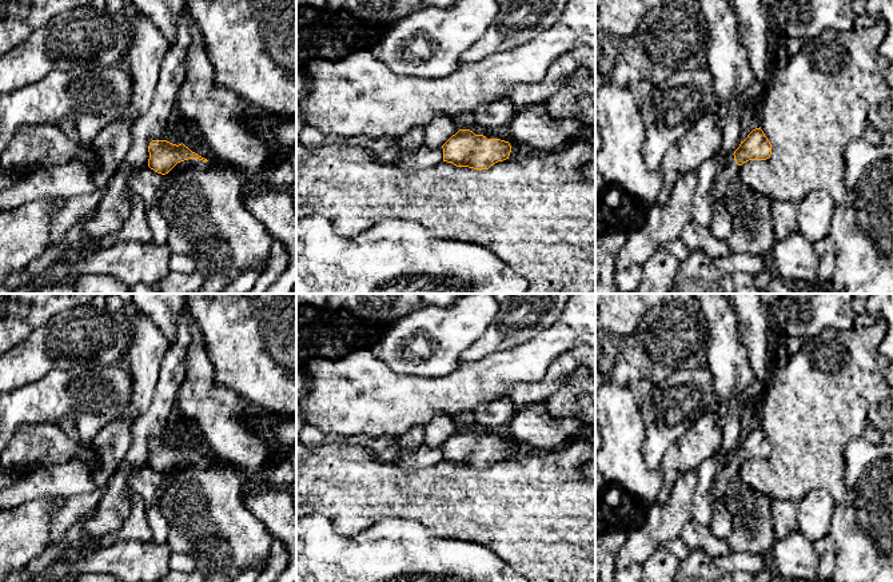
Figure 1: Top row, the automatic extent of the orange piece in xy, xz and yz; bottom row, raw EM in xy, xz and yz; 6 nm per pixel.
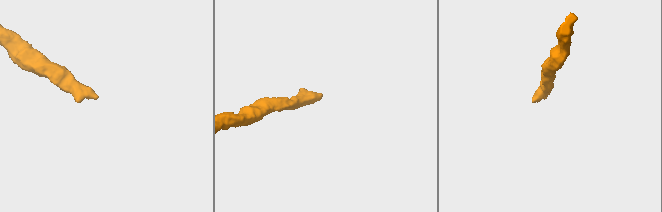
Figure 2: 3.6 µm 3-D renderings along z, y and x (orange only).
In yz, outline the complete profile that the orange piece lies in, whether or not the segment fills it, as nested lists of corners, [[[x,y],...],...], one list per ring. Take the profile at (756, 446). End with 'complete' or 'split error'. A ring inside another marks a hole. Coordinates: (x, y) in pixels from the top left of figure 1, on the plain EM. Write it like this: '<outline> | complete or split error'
[[[760,427],[753,428],[739,446],[730,453],[713,481],[713,499],[725,502],[733,530],[725,542],[731,551],[753,555],[770,550],[777,541],[773,529],[772,501],[742,481],[742,463],[749,459],[766,459],[772,443]]] | split error

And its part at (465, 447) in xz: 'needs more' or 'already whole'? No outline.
needs more

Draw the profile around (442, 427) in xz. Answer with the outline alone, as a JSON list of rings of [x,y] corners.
[[[438,415],[424,427],[424,443],[432,447],[442,446],[458,430],[451,415]]]

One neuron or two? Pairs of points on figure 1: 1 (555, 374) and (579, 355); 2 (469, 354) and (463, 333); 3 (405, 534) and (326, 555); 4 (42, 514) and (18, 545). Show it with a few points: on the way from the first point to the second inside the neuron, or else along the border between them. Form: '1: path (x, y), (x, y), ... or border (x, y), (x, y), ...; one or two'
1: path (561, 370), (574, 359); one
2: border (489, 326), (462, 353), (459, 365); two
3: path (385, 550), (379, 555), (346, 555); one
4: path (34, 522), (19, 537); one

